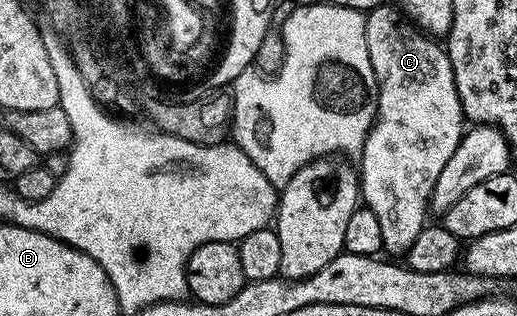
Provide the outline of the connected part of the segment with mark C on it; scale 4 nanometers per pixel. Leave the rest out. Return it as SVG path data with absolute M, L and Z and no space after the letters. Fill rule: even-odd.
M366 19L365 32L367 33L367 53L371 57L371 69L375 69L375 81L377 82L377 120L373 122L373 127L365 139L365 148L359 152L359 160L361 159L359 195L364 206L369 207L371 213L375 213L375 218L379 220L383 232L384 250L390 251L390 253L388 252L390 256L401 257L411 249L411 241L415 241L415 237L419 237L419 233L427 225L425 211L430 210L429 198L435 189L435 181L439 181L439 173L443 173L443 165L447 165L447 161L451 161L451 153L455 153L455 149L461 144L461 136L467 130L467 120L459 101L459 93L455 85L455 73L451 69L448 50L442 44L440 47L437 44L440 42L436 38L430 37L425 31L415 27L409 19L403 23L371 23Z

